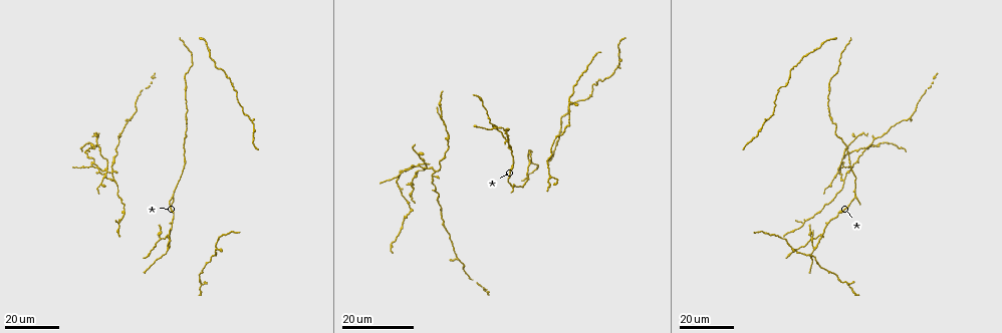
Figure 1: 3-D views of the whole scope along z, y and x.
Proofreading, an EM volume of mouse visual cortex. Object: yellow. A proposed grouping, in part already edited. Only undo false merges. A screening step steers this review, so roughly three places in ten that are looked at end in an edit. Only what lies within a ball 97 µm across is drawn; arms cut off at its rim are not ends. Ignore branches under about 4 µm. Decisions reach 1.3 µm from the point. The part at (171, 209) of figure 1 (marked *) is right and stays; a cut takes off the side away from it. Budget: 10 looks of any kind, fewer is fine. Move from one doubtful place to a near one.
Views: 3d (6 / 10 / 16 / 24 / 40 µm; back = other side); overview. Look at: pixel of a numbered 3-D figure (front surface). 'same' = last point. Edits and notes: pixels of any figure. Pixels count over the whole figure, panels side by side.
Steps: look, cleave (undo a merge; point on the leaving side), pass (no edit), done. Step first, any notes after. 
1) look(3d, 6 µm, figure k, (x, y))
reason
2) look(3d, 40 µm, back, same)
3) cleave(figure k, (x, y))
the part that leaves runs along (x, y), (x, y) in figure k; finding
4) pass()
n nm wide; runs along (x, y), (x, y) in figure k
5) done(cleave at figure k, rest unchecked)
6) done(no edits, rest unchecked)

look(3d, 24 µm, figure 1, (512, 165))
sudden change in width

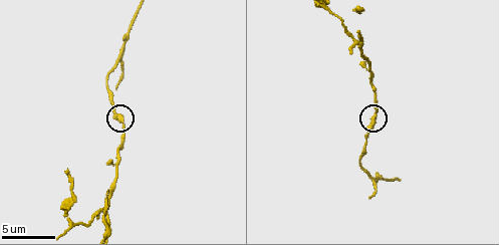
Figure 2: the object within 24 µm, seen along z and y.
look(3d, 10 µm, figure 2, (374, 117))

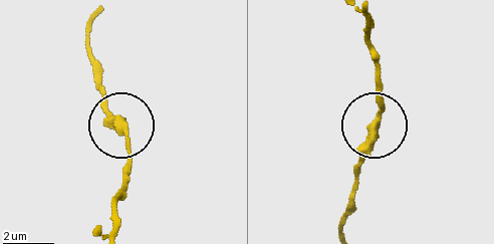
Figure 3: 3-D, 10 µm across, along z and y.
pass()
runs along (354, 175), (381, 112), (381, 88) in figure 3; one cell here

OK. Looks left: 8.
look(3d, 24 µm, figure 1, (166, 250))
thin arm on a thick one

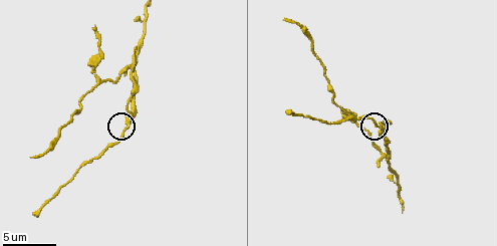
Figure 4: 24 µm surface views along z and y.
look(3d, 6 µm, figure 4, (382, 131))

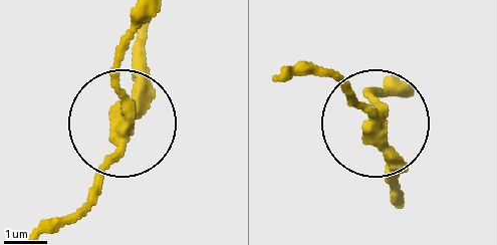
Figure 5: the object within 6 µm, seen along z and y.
cleave(figure 5, (121, 58))
3 arms; a second cell is stuck on

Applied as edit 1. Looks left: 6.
look(overview)
see it whole again

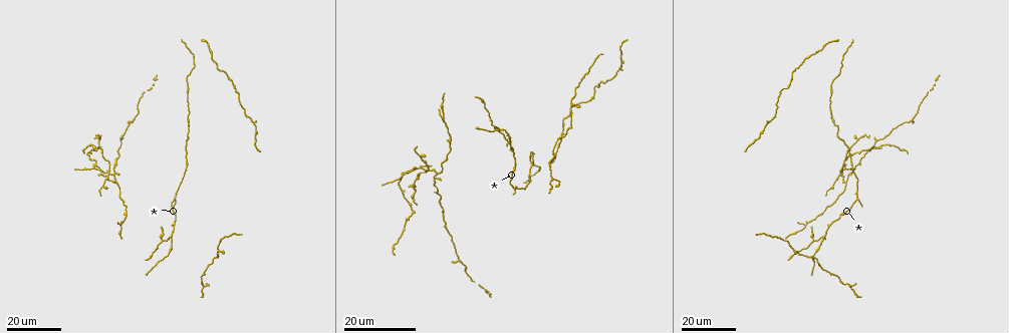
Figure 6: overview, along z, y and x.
look(3d, 16 µm, figure 6, (437, 173))
three-way junction

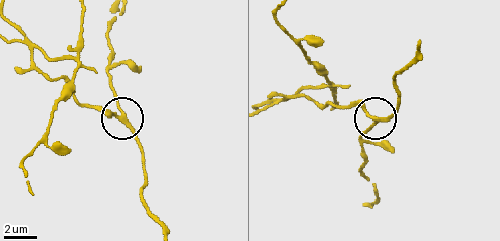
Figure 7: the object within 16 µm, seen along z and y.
look(3d, 10 µm, figure 7, (371, 119))

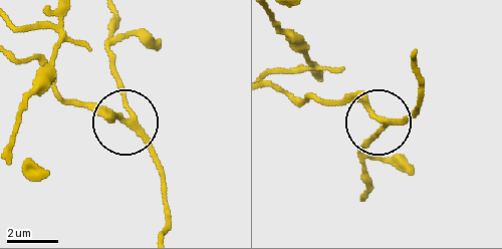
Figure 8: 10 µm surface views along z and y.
pass()
side arm 47 µm; runs along (414, 63), (421, 95), (401, 119), (319, 97) in figure 8; one cell here

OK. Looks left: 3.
look(3d, 16 µm, figure 6, (99, 171))
small branch off a trunk

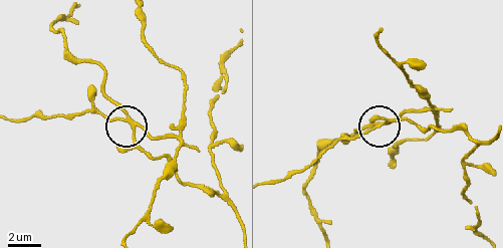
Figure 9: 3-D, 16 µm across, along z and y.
look(3d, 6 µm, figure 9, (134, 123))

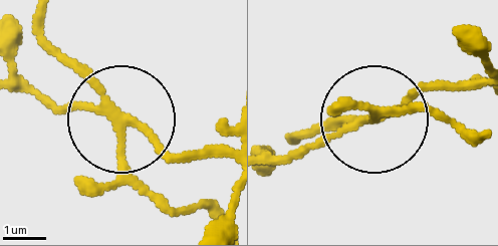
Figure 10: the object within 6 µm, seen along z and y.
cleave(figure 10, (162, 151))
4 arms; the part that leaves runs along (125, 110), (186, 154), (229, 121) in figure 10; two cells meet here

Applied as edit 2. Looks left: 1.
look(3d, 16 µm, figure 4, (384, 156))
four arms meet

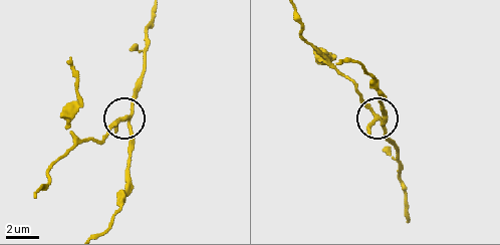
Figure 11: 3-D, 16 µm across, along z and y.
pass()
4 arms; runs along (155, 9), (147, 33), (147, 61), (128, 118), (131, 162) in figure 11; one cell here

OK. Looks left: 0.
done(cleave at figure 5, cleave at figure 10, rest unchecked)

